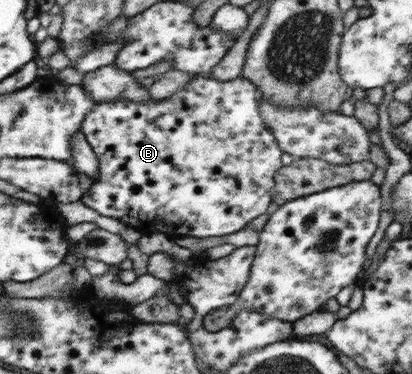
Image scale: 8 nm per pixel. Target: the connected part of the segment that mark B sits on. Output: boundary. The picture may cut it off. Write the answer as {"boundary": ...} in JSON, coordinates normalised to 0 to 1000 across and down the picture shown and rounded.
{"boundary":[[[510,201],[507,206],[478,206],[420,262],[347,270],[347,275],[328,275],[308,265],[238,273],[226,281],[228,291],[197,334],[197,350],[240,428],[240,479],[223,495],[216,516],[199,521],[197,537],[211,553],[235,564],[240,575],[294,588],[301,599],[340,618],[345,628],[398,623],[420,636],[437,631],[536,634],[536,628],[556,628],[590,612],[604,591],[643,570],[648,553],[658,548],[658,511],[665,511],[663,495],[670,495],[663,489],[663,468],[670,468],[682,452],[682,414],[687,414],[667,358],[655,350],[646,318],[636,313],[629,262],[629,243],[600,209],[580,203],[566,217],[536,219]]]}

